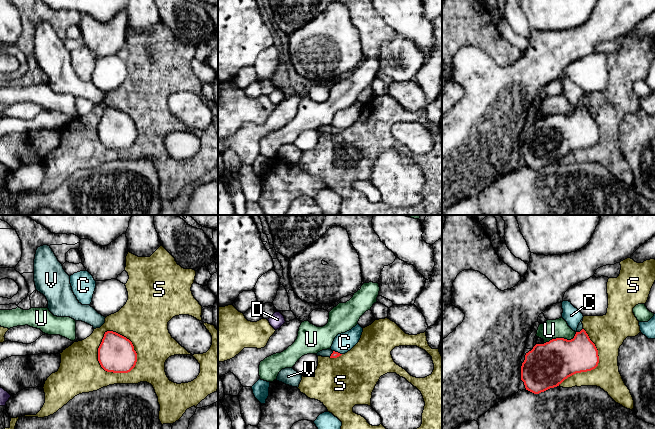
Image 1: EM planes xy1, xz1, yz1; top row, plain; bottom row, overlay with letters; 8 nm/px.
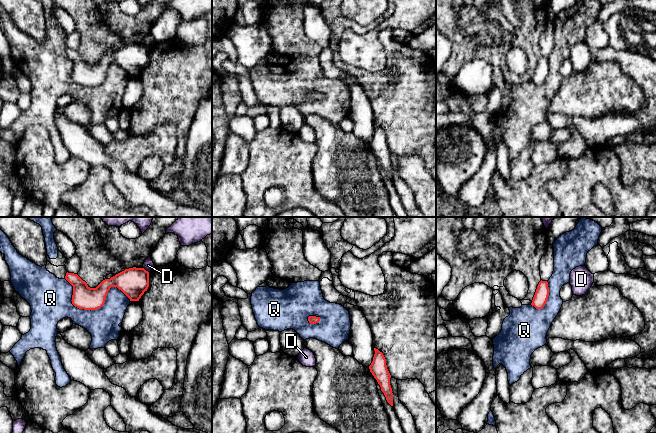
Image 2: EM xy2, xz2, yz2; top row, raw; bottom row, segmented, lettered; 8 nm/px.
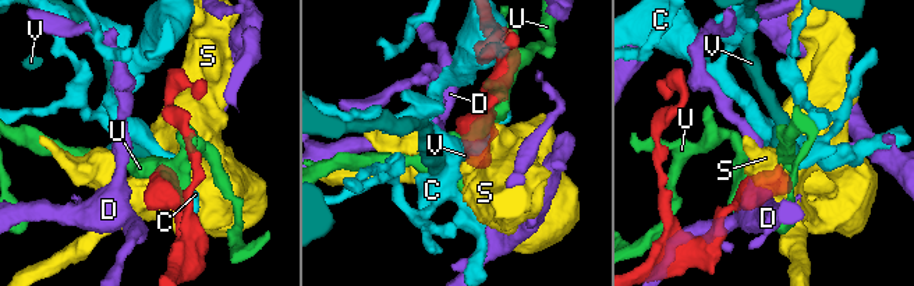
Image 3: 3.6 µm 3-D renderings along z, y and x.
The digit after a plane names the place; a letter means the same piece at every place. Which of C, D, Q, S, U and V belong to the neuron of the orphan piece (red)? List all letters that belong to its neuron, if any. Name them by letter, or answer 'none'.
V

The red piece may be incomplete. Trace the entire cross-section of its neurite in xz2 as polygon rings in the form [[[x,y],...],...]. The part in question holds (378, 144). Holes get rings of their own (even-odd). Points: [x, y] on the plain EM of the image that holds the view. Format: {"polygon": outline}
{"polygon": [[[374,124],[375,130],[373,137],[369,142],[370,148],[377,156],[381,163],[381,167],[384,169],[387,178],[393,182],[393,169],[390,161],[391,151],[387,145],[386,135],[382,128]]]}

